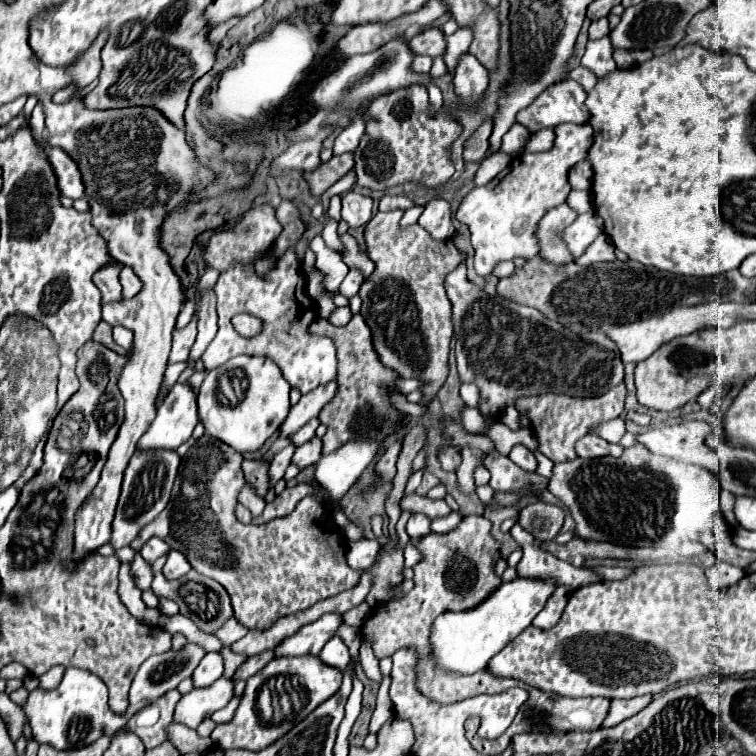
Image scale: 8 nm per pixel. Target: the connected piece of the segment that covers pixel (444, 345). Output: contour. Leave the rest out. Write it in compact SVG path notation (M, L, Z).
M402 211L376 213L364 229L366 253L368 253L368 259L374 261L376 269L372 271L368 279L364 279L360 287L360 293L358 293L362 297L360 315L372 329L376 353L380 355L380 359L384 359L384 365L398 371L402 379L416 377L416 379L430 381L430 387L424 387L424 395L428 399L434 399L434 395L438 393L438 389L442 387L448 375L448 351L450 351L450 339L454 333L452 303L446 295L444 279L450 271L458 267L458 263L464 261L464 253L460 253L450 239L436 241L418 225L412 225L406 231L400 229L398 227L400 217L402 217Z

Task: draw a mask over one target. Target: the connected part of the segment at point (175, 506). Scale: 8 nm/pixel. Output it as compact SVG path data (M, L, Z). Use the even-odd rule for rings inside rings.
M202 435L182 457L166 509L138 533L132 547L140 551L150 537L164 539L172 549L184 553L196 571L226 587L234 615L242 625L266 629L282 615L308 609L320 599L352 589L362 573L348 567L344 559L346 543L340 539L330 509L322 507L312 495L304 497L286 517L264 525L240 523L234 511L238 493L246 485L242 461L242 455L224 441Z

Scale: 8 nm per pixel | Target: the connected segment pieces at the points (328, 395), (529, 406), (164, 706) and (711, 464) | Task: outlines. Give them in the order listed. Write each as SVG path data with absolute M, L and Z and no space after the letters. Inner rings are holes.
M336 381L316 387L314 391L306 393L300 397L300 401L296 405L290 407L288 417L284 419L284 423L280 425L280 437L290 437L294 435L302 425L306 425L310 419L316 419L318 413L322 411L322 407L336 395Z
M620 383L620 385L612 387L608 393L600 395L600 397L588 397L588 399L555 393L545 393L538 397L524 397L524 399L516 401L516 409L530 419L532 431L538 439L538 447L544 451L544 455L548 459L552 459L554 463L562 463L576 459L576 442L586 433L590 433L600 423L618 419L622 415L624 399L626 399L626 385Z
M172 689L158 697L156 701L152 701L150 705L146 705L144 709L140 709L138 713L134 713L132 719L128 721L126 727L144 741L146 749L152 749L168 739L166 725L172 723L174 705L178 703L180 697L182 695L176 689Z
M684 421L662 429L650 429L638 435L638 443L642 443L652 453L700 465L716 473L718 471L716 453L704 445L704 439L710 435L710 431L712 431L710 425L702 421Z

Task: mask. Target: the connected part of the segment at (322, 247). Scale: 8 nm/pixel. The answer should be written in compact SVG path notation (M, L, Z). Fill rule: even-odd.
M318 235L310 241L310 249L316 253L316 267L326 273L324 287L328 291L336 291L344 277L348 275L348 265L342 261L338 251L332 251L326 247L324 239Z

